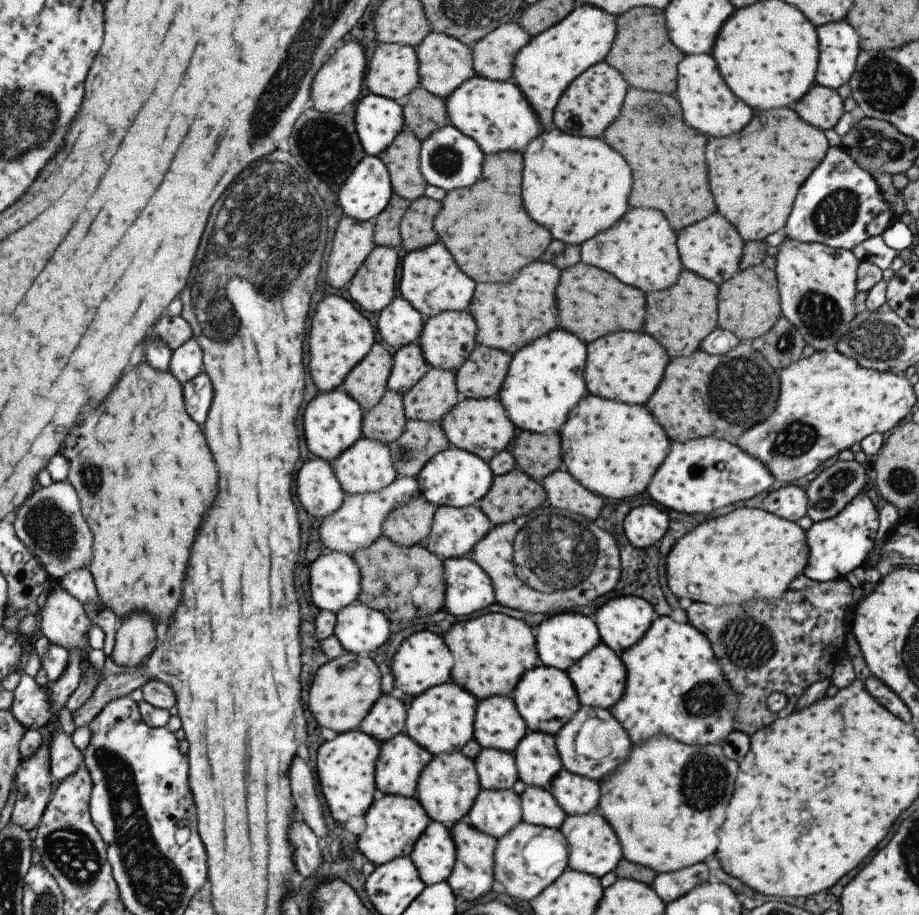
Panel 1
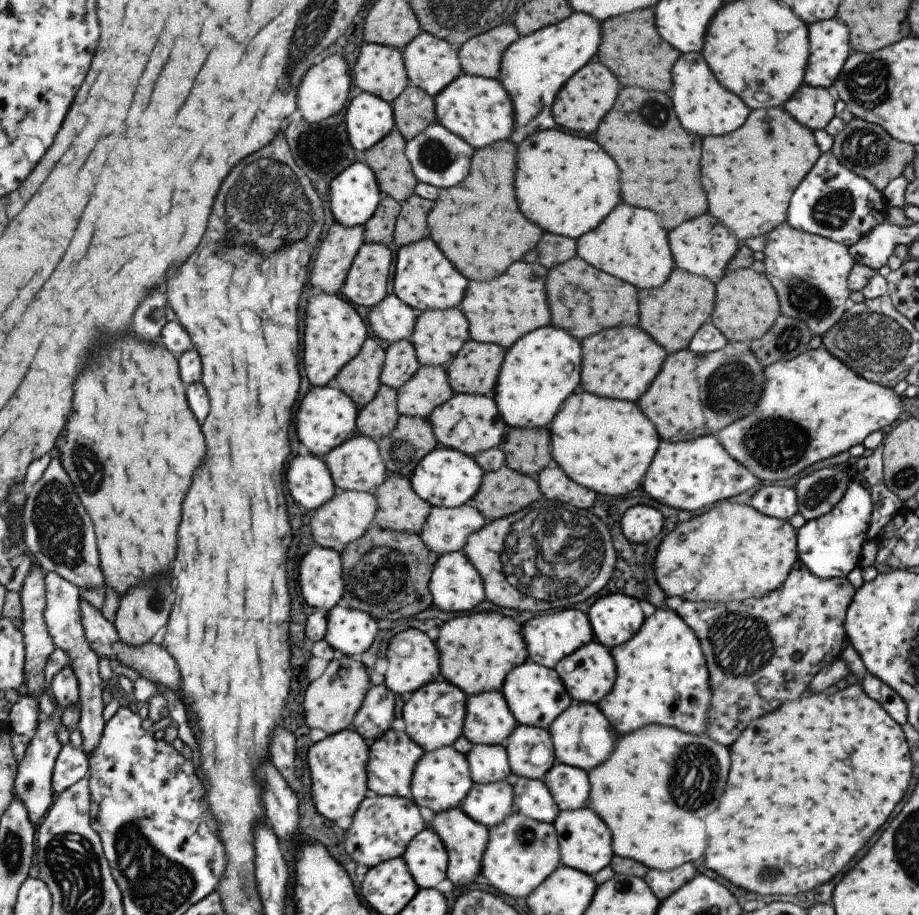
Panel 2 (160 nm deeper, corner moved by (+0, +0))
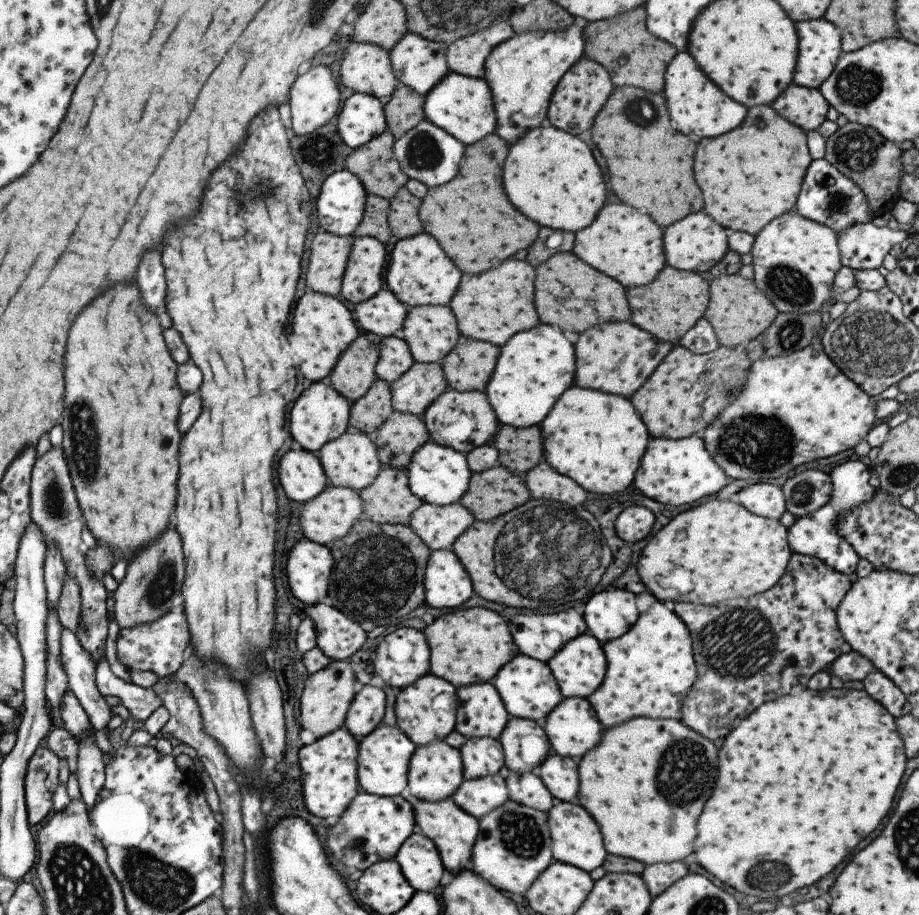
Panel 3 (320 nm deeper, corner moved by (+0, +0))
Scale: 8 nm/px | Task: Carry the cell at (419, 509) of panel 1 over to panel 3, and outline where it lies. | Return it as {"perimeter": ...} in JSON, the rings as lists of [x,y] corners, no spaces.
{"perimeter":[[[383,467],[369,487],[359,496],[363,504],[363,518],[377,524],[408,524],[410,514],[422,503],[408,489],[405,470]]]}

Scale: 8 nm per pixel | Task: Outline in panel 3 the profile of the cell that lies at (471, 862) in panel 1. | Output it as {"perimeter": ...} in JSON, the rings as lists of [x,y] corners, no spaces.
{"perimeter":[[[451,797],[435,802],[417,799],[412,811],[416,830],[433,842],[445,870],[453,874],[469,868],[471,847],[478,835],[478,820],[459,808]]]}

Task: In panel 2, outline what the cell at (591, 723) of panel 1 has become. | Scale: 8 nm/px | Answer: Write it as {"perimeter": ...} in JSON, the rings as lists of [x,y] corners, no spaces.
{"perimeter":[[[571,701],[547,728],[554,750],[554,762],[580,768],[587,772],[602,763],[613,750],[616,730],[594,704]]]}

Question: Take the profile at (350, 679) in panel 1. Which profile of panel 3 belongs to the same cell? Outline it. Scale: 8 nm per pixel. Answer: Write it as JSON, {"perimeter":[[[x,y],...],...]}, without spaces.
{"perimeter":[[[344,660],[330,661],[325,668],[310,675],[305,681],[300,698],[301,727],[309,729],[317,739],[337,731],[345,722],[346,712],[359,688],[361,686],[355,680],[349,663]]]}

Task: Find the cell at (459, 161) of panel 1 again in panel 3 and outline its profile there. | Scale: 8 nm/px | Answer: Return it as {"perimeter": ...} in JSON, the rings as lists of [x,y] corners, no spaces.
{"perimeter":[[[421,119],[413,128],[394,140],[393,156],[400,171],[408,178],[422,182],[426,187],[433,187],[449,182],[458,173],[464,144],[437,128],[427,119]]]}

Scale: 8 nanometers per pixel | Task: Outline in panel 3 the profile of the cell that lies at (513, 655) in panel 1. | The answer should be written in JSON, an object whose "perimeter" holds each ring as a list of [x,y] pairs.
{"perimeter":[[[472,607],[443,614],[421,631],[429,647],[429,672],[456,689],[487,682],[516,653],[510,630],[493,610]]]}

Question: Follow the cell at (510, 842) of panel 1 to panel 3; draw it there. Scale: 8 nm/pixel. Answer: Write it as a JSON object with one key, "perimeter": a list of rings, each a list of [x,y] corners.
{"perimeter":[[[508,798],[500,807],[494,808],[478,820],[478,835],[471,847],[469,867],[496,889],[523,895],[551,861],[552,848],[546,813],[517,804]]]}

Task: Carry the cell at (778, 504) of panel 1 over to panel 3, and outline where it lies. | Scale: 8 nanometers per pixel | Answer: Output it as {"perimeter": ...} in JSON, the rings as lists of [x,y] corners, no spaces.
{"perimeter":[[[752,483],[741,488],[729,500],[744,506],[750,513],[779,519],[785,511],[784,496],[779,487],[769,483]]]}

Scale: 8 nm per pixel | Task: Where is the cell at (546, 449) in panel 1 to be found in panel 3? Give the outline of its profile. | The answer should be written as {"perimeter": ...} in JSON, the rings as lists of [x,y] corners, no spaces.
{"perimeter":[[[499,424],[490,444],[497,451],[498,464],[515,475],[524,474],[543,459],[538,425],[519,428]]]}

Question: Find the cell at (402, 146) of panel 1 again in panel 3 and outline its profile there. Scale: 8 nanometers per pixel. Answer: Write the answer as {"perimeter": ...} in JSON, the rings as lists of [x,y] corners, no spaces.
{"perimeter":[[[387,130],[381,135],[374,136],[369,142],[362,144],[361,147],[353,149],[344,158],[344,169],[353,173],[363,184],[368,195],[377,195],[385,200],[393,198],[397,187],[403,186],[407,182],[407,177],[400,171],[397,161],[393,156],[393,135]]]}

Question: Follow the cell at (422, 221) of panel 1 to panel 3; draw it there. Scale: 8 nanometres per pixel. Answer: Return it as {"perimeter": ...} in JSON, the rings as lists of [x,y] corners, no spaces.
{"perimeter":[[[404,186],[396,188],[393,198],[389,200],[387,224],[391,234],[398,239],[404,239],[423,233],[422,224],[418,217],[420,200],[411,196]]]}

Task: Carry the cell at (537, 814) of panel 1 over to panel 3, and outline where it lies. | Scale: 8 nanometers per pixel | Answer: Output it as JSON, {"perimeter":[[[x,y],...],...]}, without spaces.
{"perimeter":[[[509,771],[504,781],[508,790],[508,798],[517,804],[546,813],[555,802],[536,772],[527,771],[519,774]]]}

